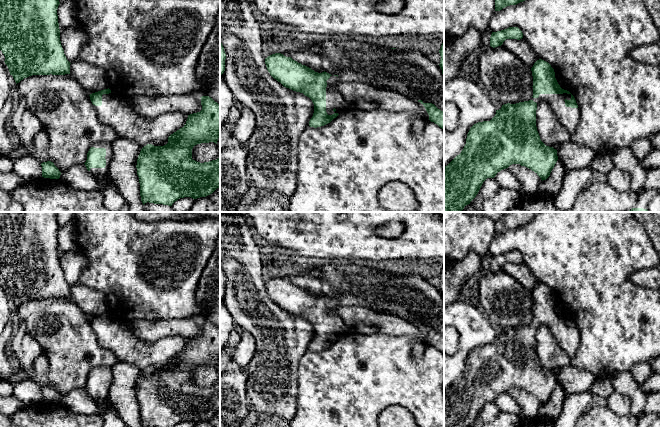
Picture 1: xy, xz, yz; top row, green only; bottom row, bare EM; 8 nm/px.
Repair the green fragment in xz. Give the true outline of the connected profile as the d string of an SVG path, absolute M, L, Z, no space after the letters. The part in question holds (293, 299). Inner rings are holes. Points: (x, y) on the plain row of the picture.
M275 277L265 282L265 288L270 299L284 311L303 317L312 324L314 337L309 345L310 351L317 352L324 350L351 331L336 312L339 306L338 299L331 299L325 295L322 297L315 296L311 292L281 277Z

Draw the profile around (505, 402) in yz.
M508 392L498 396L494 402L500 412L515 414L520 422L528 419L518 406L517 401Z

